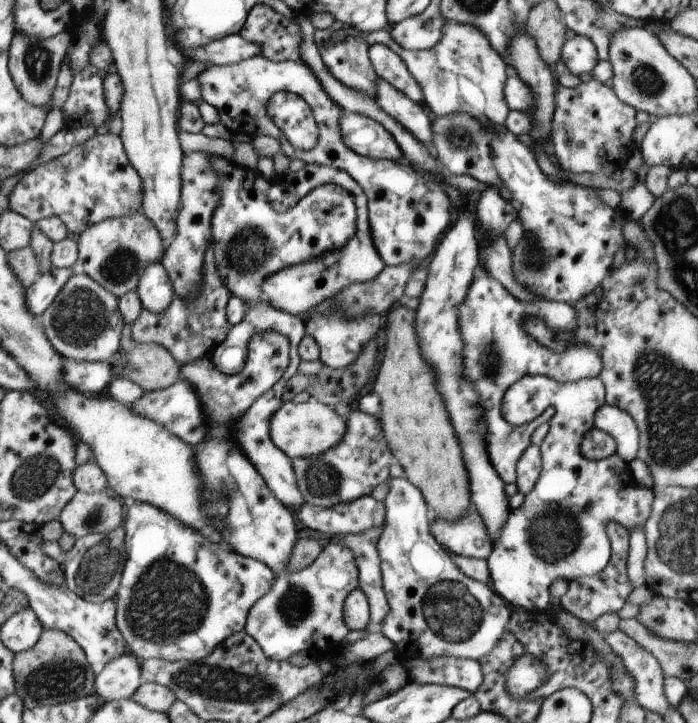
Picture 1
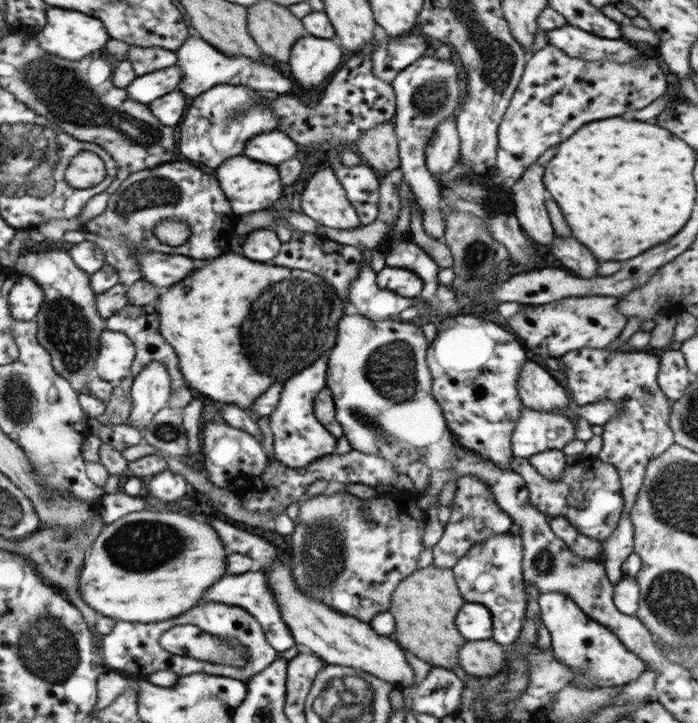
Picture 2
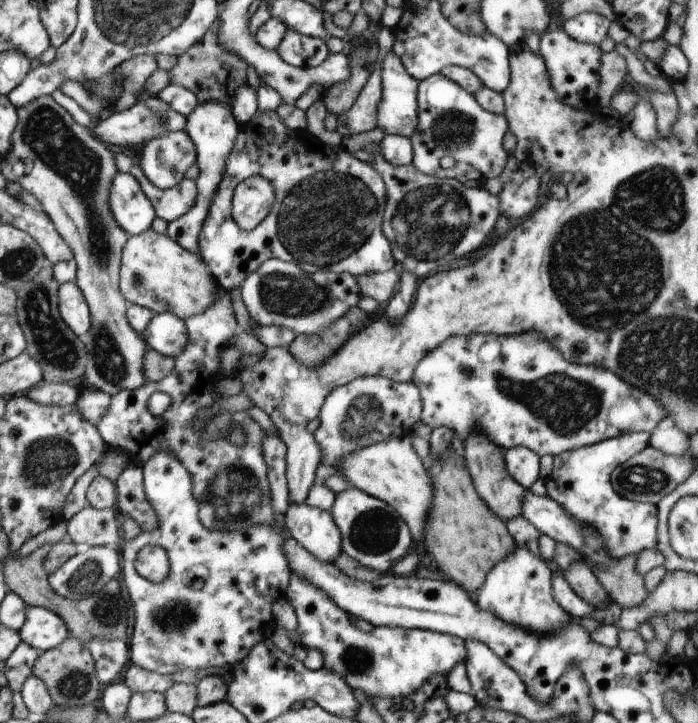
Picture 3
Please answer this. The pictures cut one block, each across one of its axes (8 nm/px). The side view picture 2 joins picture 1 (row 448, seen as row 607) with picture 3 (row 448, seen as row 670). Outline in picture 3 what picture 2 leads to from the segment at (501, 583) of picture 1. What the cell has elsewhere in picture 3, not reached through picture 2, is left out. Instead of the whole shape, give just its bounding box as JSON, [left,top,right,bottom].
[545,434,657,560]

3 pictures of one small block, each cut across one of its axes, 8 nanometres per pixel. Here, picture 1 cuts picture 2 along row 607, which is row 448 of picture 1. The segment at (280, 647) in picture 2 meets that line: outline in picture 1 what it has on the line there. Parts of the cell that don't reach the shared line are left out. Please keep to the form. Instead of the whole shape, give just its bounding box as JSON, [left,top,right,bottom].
[209,154,357,508]

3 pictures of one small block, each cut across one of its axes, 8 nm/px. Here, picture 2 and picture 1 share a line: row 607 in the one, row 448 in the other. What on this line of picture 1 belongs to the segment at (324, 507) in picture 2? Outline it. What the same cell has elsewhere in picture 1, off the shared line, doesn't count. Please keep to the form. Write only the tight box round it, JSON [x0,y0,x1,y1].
[291,410,393,508]

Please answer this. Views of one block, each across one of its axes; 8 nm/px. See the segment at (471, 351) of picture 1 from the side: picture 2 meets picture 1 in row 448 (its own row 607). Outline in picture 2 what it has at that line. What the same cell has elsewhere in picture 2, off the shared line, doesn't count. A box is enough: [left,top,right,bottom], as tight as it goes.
[451,534,527,646]

